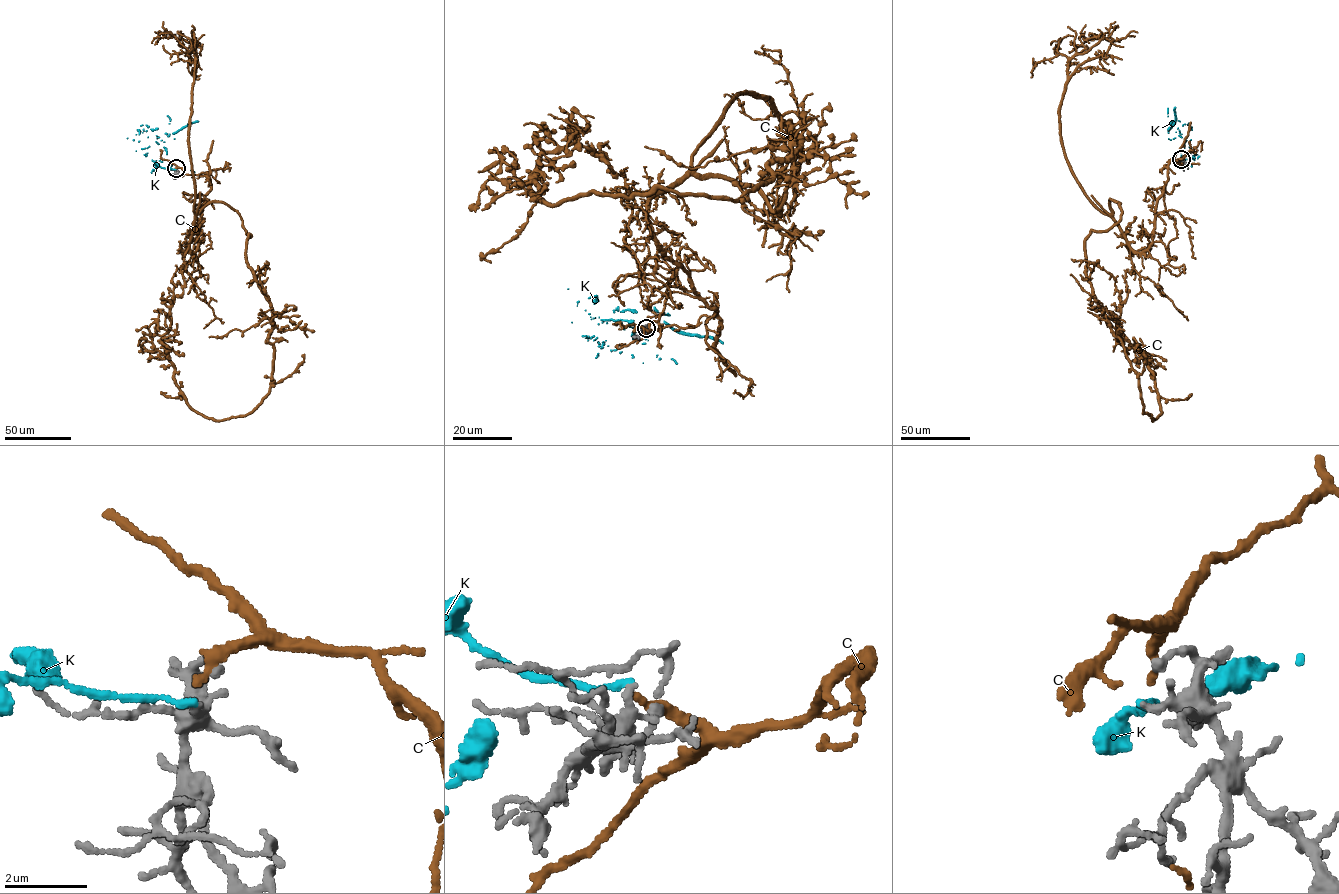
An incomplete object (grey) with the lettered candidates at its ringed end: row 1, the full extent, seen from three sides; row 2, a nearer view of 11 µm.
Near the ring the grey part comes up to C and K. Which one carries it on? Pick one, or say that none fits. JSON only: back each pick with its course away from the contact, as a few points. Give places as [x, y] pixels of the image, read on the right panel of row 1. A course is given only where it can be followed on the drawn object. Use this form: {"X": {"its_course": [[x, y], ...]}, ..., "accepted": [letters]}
{"accepted": []}

